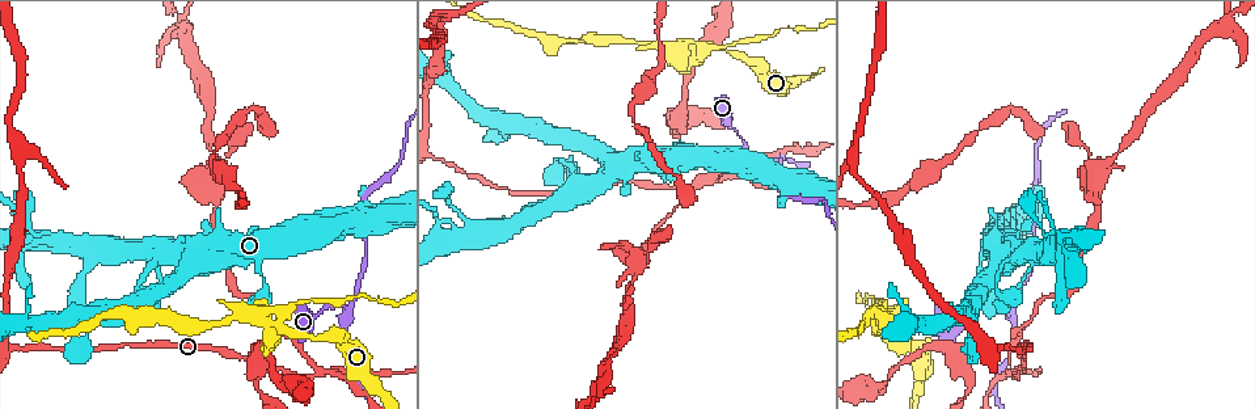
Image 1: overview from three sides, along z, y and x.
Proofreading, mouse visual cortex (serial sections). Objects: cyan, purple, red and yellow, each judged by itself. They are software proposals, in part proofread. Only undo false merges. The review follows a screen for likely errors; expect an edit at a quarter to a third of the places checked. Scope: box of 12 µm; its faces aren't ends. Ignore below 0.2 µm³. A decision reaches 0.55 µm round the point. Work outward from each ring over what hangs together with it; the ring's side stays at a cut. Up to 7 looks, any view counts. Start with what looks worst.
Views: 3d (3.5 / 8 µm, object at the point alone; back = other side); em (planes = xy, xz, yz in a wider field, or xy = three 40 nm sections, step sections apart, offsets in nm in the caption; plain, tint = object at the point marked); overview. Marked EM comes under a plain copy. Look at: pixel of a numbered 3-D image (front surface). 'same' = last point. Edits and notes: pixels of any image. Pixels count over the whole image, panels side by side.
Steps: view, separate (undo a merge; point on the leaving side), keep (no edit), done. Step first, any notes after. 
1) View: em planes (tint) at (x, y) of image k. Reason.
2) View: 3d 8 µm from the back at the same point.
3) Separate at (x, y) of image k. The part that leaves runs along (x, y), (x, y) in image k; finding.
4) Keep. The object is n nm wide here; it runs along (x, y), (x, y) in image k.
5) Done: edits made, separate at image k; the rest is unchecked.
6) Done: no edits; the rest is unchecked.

View: 3d 3.5 µm at (1013, 370) of image 1. Sharp bend.

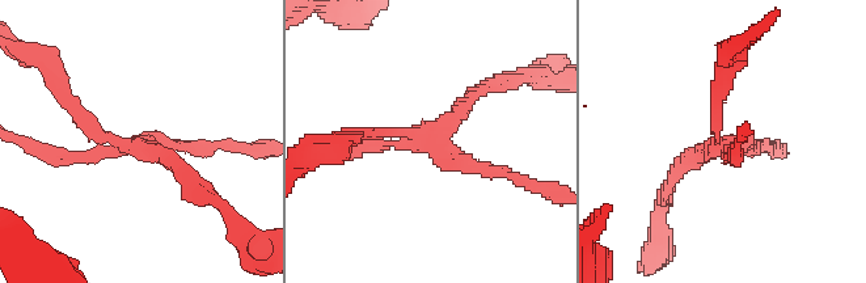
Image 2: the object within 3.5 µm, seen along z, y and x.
View: em planes (tint) at (118, 146) of image 2. 4 arms meet here; the arms are 150, 200, 200, 200 nm wide.

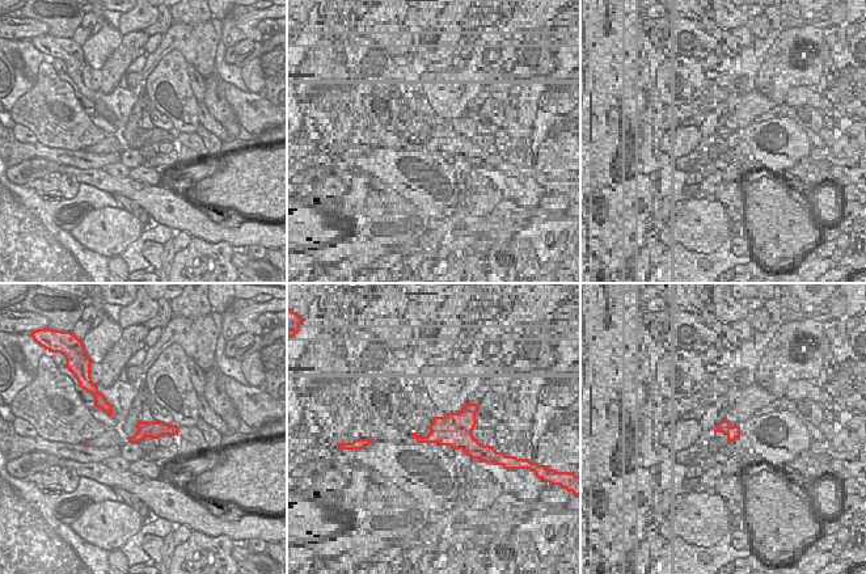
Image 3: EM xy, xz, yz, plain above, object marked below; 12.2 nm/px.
Separate at (169, 161) of image 2. The object is 200 nm wide here; the part that leaves runs along (119, 144), (32, 55) in image 2; two cells meet here.

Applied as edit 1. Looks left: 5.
View: 3d 8 µm at (276, 326) of image 1. Branch point.

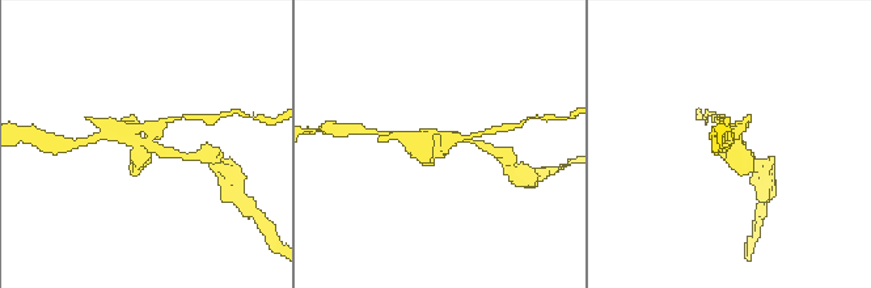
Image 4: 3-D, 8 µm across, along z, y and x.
View: 3d 3.5 µm at (735, 144) of image 4. Zoom in.

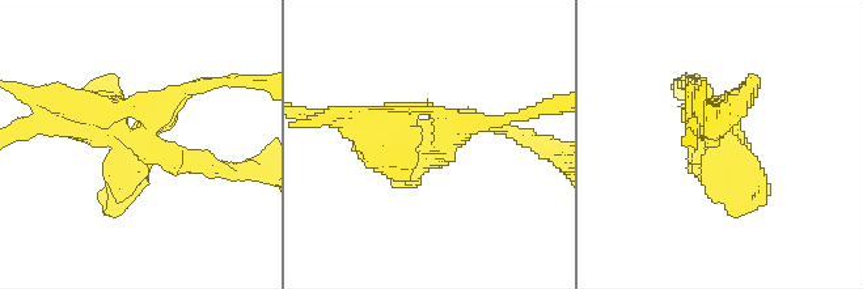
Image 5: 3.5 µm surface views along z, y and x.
Separate at (726, 192) of image 5. Two cells meet here.

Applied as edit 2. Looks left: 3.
View: 3d 8 µm at (1015, 312) of image 1. Sharp bend.

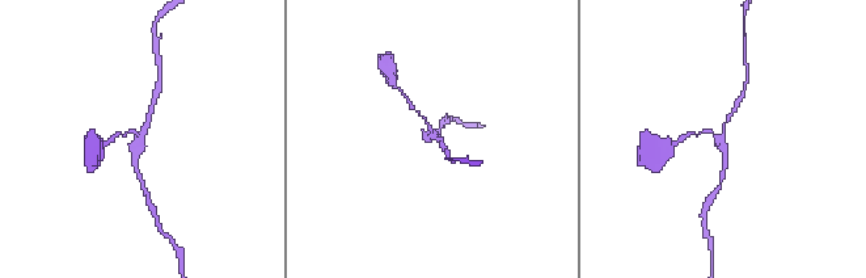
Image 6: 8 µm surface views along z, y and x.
View: em xy step 1 (tint) at (721, 137) of image 6. 3 arms meet here; the arms are 100, 150, 150 nm wide; need the tissue.

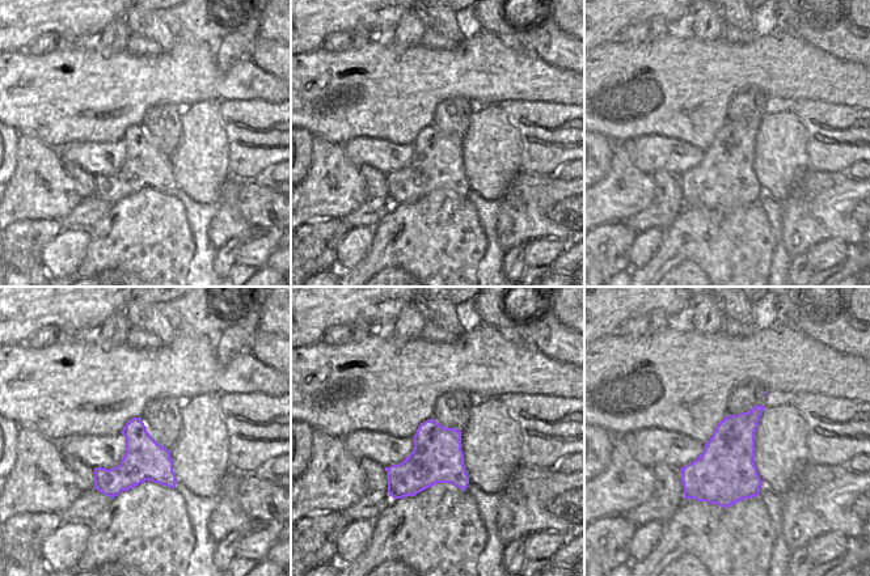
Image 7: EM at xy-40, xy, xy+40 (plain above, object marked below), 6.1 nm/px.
Keep. It runs along (413, 106), (446, 151) in image 6; all the same cell.

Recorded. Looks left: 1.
Done: edits made, separate at image 2, separate at image 5; the rest is unchecked.

